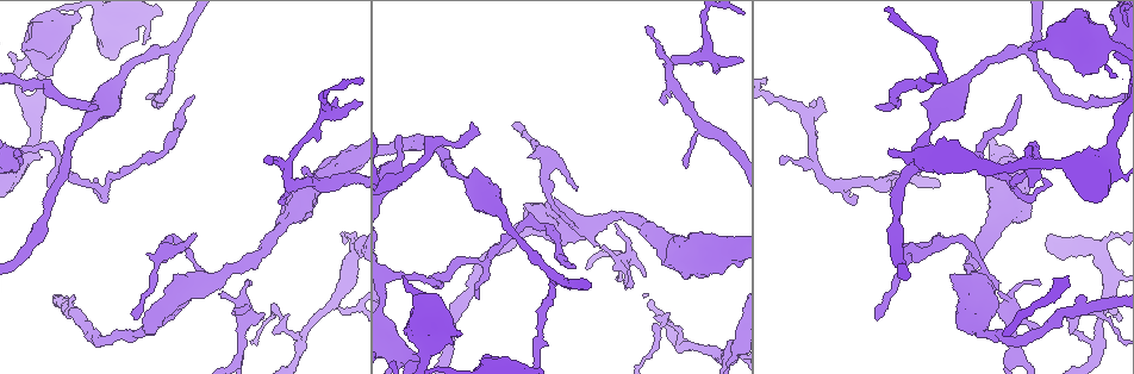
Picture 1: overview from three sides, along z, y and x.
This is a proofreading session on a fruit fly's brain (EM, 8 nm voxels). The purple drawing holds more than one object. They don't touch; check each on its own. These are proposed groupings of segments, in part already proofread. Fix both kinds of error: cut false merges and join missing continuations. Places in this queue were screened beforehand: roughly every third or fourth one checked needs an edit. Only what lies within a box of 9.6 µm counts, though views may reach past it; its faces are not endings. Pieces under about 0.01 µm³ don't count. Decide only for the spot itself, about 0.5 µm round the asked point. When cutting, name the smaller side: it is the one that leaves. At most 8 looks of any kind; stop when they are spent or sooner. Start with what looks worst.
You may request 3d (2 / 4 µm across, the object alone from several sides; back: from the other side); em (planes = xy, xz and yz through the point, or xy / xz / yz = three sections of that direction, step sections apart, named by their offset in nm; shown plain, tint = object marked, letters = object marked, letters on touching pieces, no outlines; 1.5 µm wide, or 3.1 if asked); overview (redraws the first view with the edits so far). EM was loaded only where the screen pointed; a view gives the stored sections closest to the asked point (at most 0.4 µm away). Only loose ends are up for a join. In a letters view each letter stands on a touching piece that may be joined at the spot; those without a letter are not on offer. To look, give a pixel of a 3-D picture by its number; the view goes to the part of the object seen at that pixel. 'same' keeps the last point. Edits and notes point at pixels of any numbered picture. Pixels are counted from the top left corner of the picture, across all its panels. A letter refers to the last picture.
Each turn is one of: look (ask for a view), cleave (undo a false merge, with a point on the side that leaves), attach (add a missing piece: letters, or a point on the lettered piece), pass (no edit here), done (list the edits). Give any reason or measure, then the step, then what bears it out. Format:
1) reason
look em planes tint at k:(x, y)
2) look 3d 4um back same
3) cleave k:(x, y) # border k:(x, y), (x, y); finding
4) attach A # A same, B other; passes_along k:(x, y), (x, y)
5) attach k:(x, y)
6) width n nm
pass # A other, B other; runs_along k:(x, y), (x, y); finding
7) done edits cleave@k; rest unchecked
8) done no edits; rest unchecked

branch stops here
look em planes plain at 1:(88, 106)

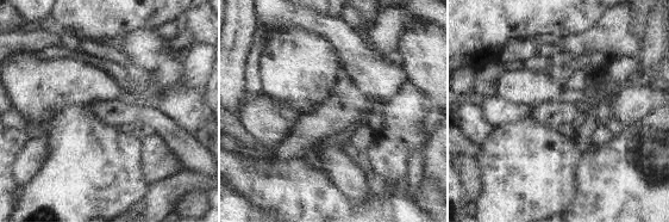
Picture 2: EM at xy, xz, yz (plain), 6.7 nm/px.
what lies round it
look em planes letters same

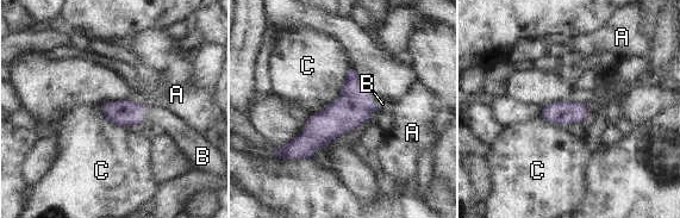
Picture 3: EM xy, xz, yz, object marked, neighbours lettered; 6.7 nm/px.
attach B # A other, B same, C other; passes_along 3:(124, 113), (142, 112), (175, 128); it goes on there

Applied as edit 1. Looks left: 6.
redraw
look overview

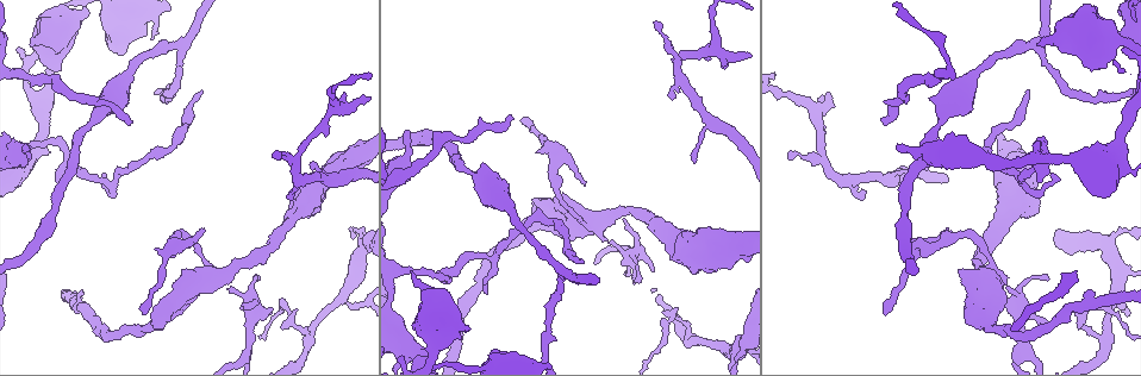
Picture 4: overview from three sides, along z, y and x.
an open end
look em planes letters at 4:(29, 44)

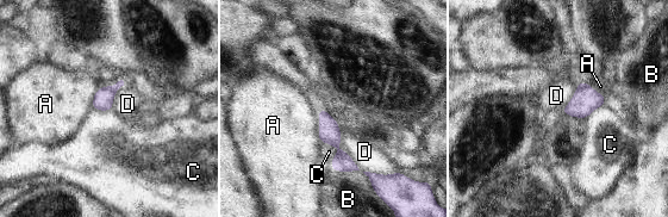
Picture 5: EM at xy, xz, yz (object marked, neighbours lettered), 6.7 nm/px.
width 130 nm
pass # A other, B other, C other, D other; border 5:(97, 91), (92, 105); no lettered piece goes on from it

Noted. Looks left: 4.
thick turns thin
look em planes letters at 4:(161, 270)

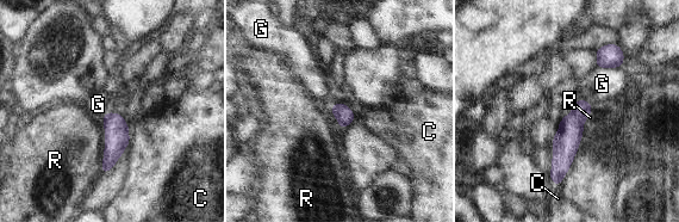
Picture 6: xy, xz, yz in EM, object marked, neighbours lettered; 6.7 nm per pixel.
width 120 nm
pass # C other, G other, R other; runs_along 6:(583, 103), (565, 143), (556, 180); one neuron here

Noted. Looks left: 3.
done edits attach@3; rest unchecked

